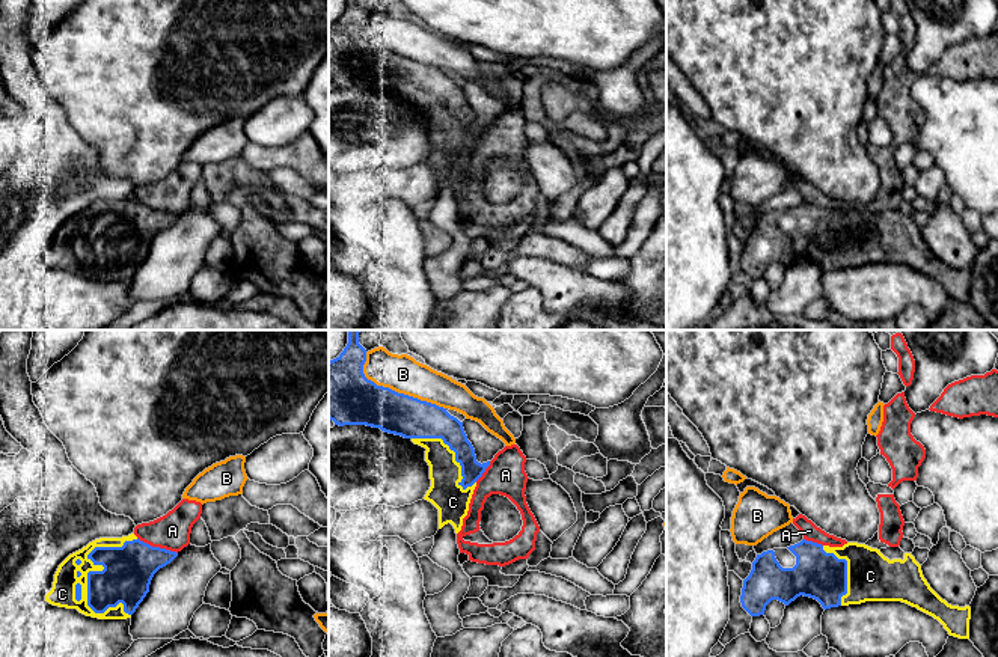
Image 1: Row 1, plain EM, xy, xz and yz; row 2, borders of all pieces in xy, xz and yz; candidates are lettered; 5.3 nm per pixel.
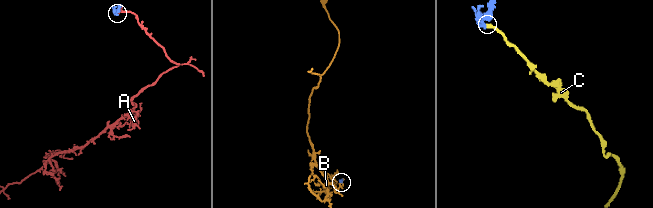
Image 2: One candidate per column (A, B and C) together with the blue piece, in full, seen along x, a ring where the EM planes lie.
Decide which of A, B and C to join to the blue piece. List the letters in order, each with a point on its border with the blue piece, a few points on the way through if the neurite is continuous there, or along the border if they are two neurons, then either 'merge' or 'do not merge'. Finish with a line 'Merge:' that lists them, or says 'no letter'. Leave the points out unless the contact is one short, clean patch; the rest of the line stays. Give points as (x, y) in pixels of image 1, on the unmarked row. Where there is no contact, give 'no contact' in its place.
A: xy (157, 210) | along xy (137, 199), (153, 208), (177, 216) | do not merge
B: xz (394, 53) | do not merge
C: xy (98, 226) | merge
Merge: C

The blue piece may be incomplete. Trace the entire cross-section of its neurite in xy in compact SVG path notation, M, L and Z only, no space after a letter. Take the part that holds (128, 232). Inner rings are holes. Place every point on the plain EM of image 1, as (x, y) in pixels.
M134 196L122 200L99 200L69 217L57 231L45 264L53 268L77 271L98 282L127 282L149 255L154 237L178 218L140 203Z

